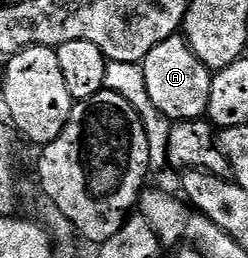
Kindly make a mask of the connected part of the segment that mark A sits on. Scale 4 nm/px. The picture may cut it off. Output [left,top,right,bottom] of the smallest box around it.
[141,34,212,122]

